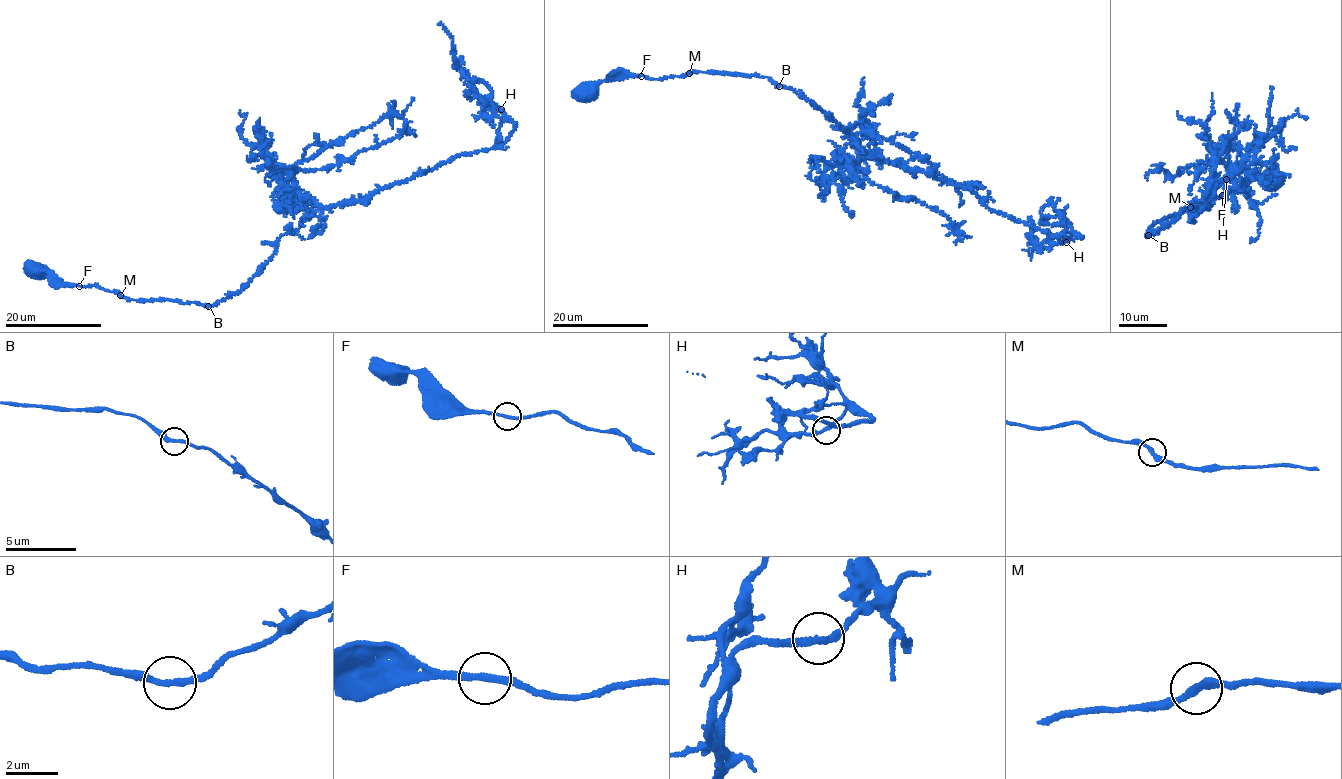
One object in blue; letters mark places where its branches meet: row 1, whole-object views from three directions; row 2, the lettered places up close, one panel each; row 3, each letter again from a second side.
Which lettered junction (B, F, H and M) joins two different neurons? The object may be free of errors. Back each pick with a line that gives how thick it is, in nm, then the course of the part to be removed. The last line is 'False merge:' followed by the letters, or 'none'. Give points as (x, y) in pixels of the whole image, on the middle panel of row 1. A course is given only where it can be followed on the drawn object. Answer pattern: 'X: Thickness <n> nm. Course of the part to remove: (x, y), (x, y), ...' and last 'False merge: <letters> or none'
False merge: none

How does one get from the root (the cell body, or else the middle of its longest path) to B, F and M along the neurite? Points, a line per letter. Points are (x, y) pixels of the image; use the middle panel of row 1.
B: (872, 155), (859, 148), (851, 133), (830, 114), (780, 86)
F: (872, 155), (859, 148), (851, 133), (830, 114), (768, 78), (697, 71), (657, 80), (641, 76)
M: (872, 155), (859, 148), (851, 133), (830, 114), (768, 78), (716, 71), (689, 73)

